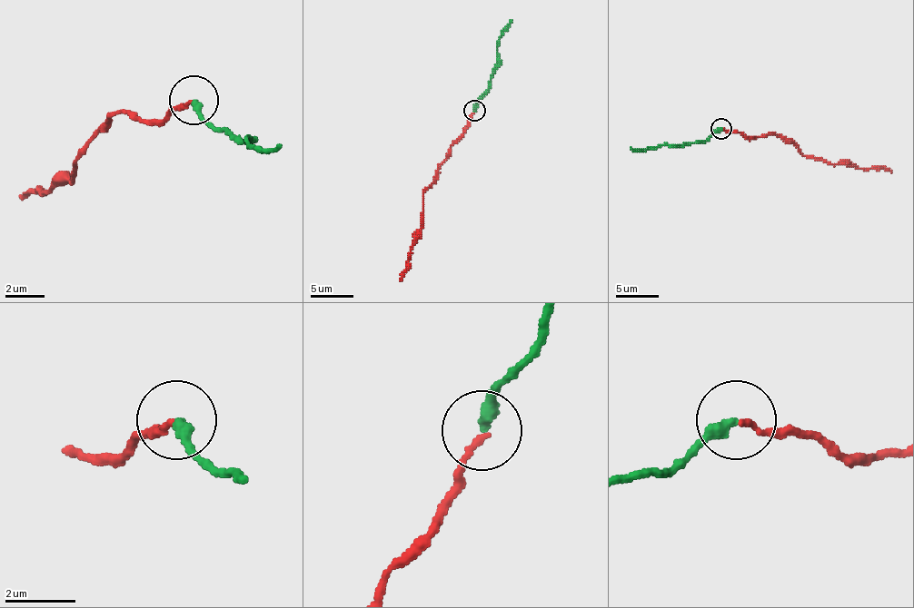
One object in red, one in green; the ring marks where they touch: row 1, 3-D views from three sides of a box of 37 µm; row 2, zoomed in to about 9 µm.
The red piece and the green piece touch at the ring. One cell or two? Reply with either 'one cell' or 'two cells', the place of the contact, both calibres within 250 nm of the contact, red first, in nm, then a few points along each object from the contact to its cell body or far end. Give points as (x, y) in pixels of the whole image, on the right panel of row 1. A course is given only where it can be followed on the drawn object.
one cell; place (721, 129); calibres 170 and 360 nm; course red (721, 128), (737, 130), (747, 136), (779, 134), (804, 155), (858, 168), (887, 168), (891, 172); course green (721, 128), (699, 142), (641, 149), (630, 147)

